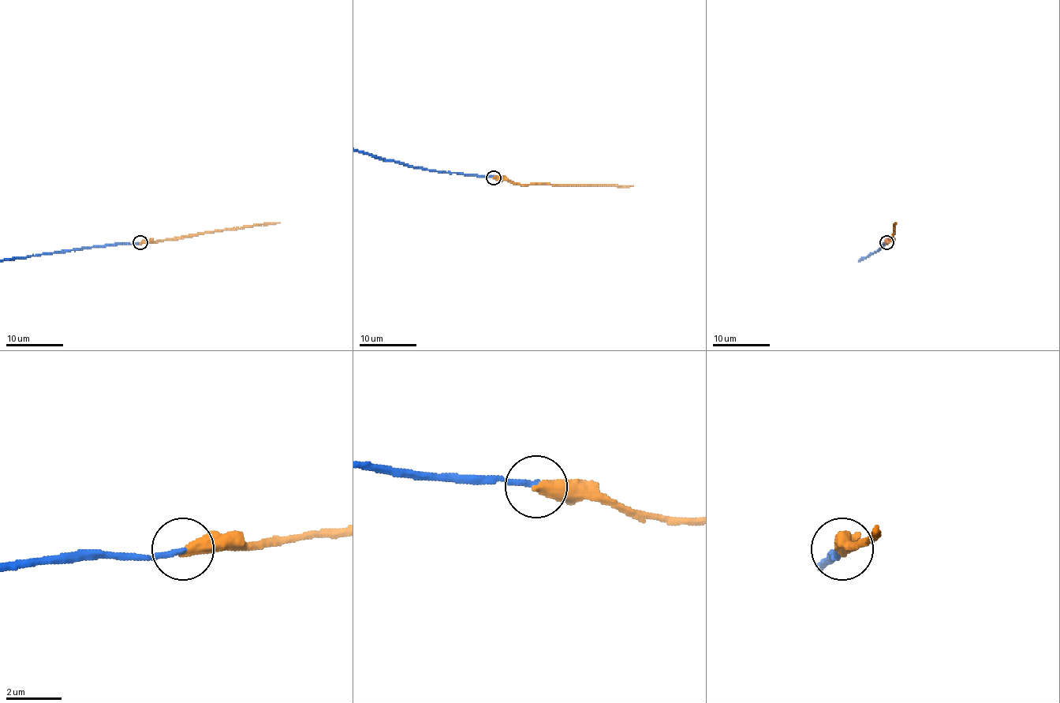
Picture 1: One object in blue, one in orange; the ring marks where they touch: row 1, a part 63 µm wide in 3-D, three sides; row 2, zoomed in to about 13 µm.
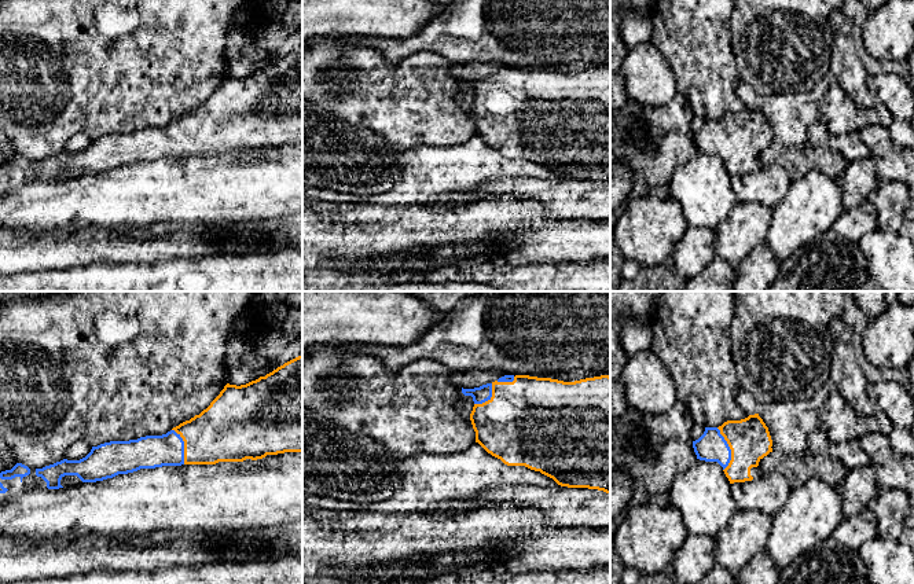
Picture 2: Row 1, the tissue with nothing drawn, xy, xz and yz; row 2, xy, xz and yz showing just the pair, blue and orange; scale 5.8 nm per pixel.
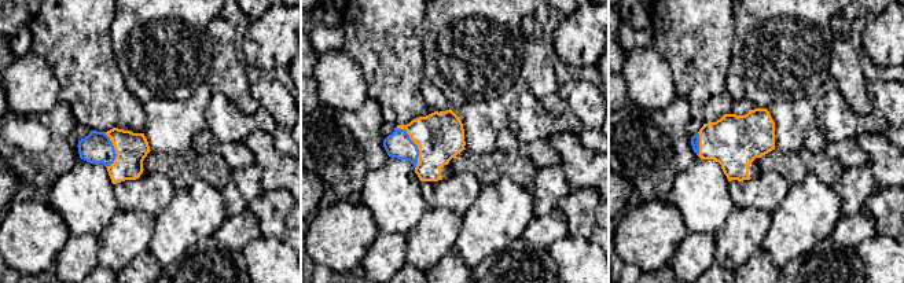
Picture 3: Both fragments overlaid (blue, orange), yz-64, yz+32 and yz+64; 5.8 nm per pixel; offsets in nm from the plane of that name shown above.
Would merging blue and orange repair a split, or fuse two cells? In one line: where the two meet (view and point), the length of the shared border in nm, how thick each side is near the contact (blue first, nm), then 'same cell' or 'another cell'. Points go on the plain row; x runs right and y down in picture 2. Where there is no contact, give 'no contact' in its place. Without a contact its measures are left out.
contact yz (730, 142); length 260 nm; calibres 180 and 240 nm; same cell

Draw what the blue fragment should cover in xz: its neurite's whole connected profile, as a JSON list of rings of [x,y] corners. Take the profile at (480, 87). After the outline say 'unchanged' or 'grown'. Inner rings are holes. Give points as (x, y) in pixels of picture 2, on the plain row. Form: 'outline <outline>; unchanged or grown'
outline [[[504,67],[492,76],[463,81],[474,93],[470,113],[478,135],[507,158],[525,158],[568,180],[610,186],[610,69],[575,74],[529,67]]]; grown

